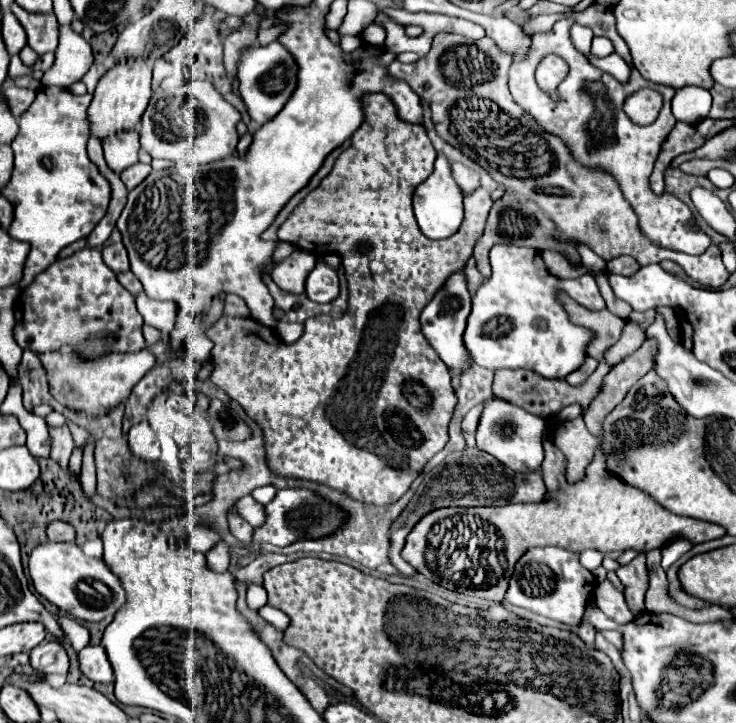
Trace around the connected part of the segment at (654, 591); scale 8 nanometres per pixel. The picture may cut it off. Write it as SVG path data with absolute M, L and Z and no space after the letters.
M654 549L646 554L648 577L650 577L650 587L646 591L646 609L648 611L670 611L672 615L680 615L688 621L702 623L702 611L688 611L668 599L666 573L661 567L661 559L660 549Z

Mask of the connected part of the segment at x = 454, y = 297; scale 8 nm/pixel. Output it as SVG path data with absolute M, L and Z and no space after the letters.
M464 271L452 275L444 283L444 287L434 295L434 299L422 309L422 315L420 315L424 339L438 353L438 357L444 361L444 365L450 369L450 373L464 373L470 369L472 357L470 357L470 353L464 345L464 339L462 339L468 315L470 315L470 293L466 289Z

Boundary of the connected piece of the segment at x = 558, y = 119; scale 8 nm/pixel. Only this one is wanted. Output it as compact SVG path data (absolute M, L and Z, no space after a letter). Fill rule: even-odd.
M560 19L554 23L550 31L536 33L528 59L524 63L514 63L510 67L508 85L510 85L510 93L514 101L524 111L528 111L544 131L560 137L578 163L582 163L590 171L604 171L618 181L626 201L632 205L634 213L638 215L638 225L640 225L642 235L646 235L658 247L682 251L688 255L704 253L710 245L710 239L694 223L692 211L674 195L662 195L662 197L652 195L650 185L648 185L648 177L652 173L656 155L660 151L660 143L666 139L666 135L676 123L670 111L670 99L674 91L670 87L648 83L638 71L636 75L630 77L628 85L620 85L608 73L592 67L588 59L580 51L576 51L576 47L570 41L570 25L572 25L570 19ZM556 52L563 54L561 56L569 64L568 77L558 87L560 101L552 101L550 95L538 87L536 75L534 75L540 61L546 55ZM640 89L660 89L662 99L666 99L666 103L660 109L658 119L646 127L632 123L622 111L624 99Z

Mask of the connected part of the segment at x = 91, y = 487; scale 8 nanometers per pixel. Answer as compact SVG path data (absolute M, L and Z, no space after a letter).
M90 441L86 447L84 447L84 459L82 459L82 475L80 475L80 481L82 481L82 489L86 491L88 497L94 495L96 491L96 469L94 469L94 441Z

